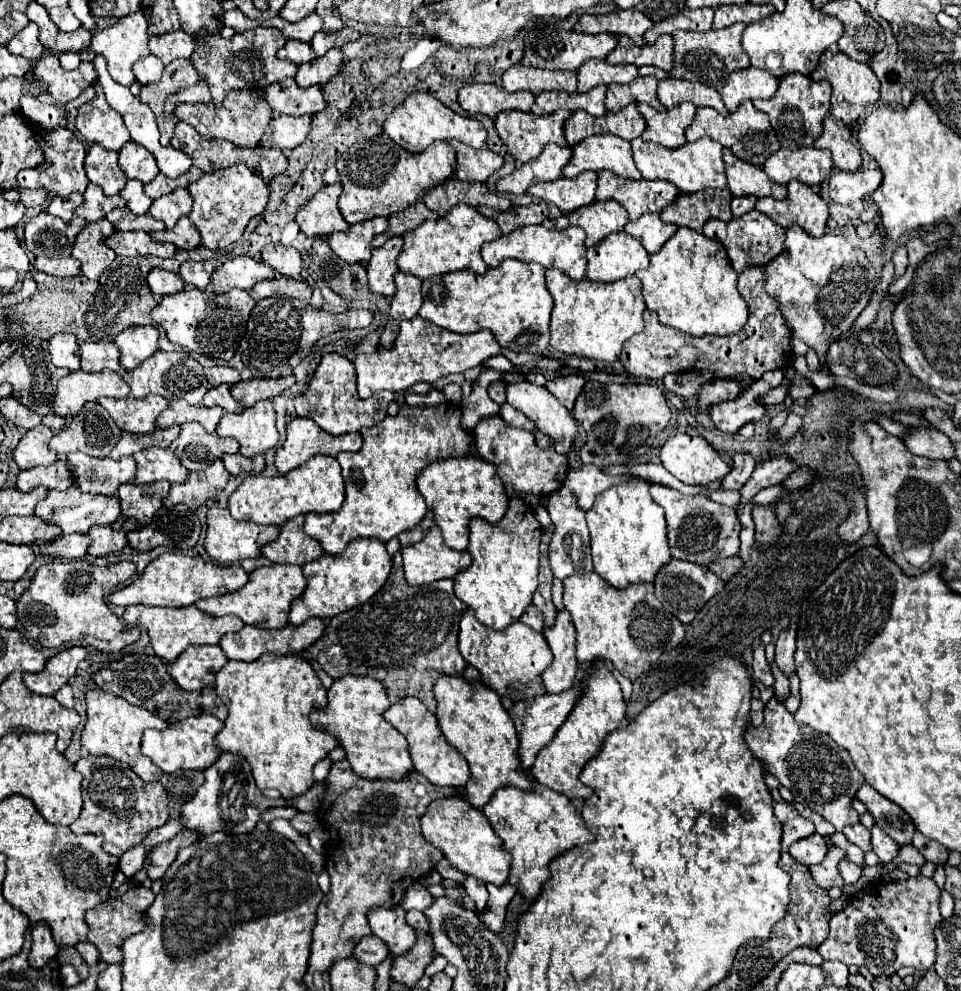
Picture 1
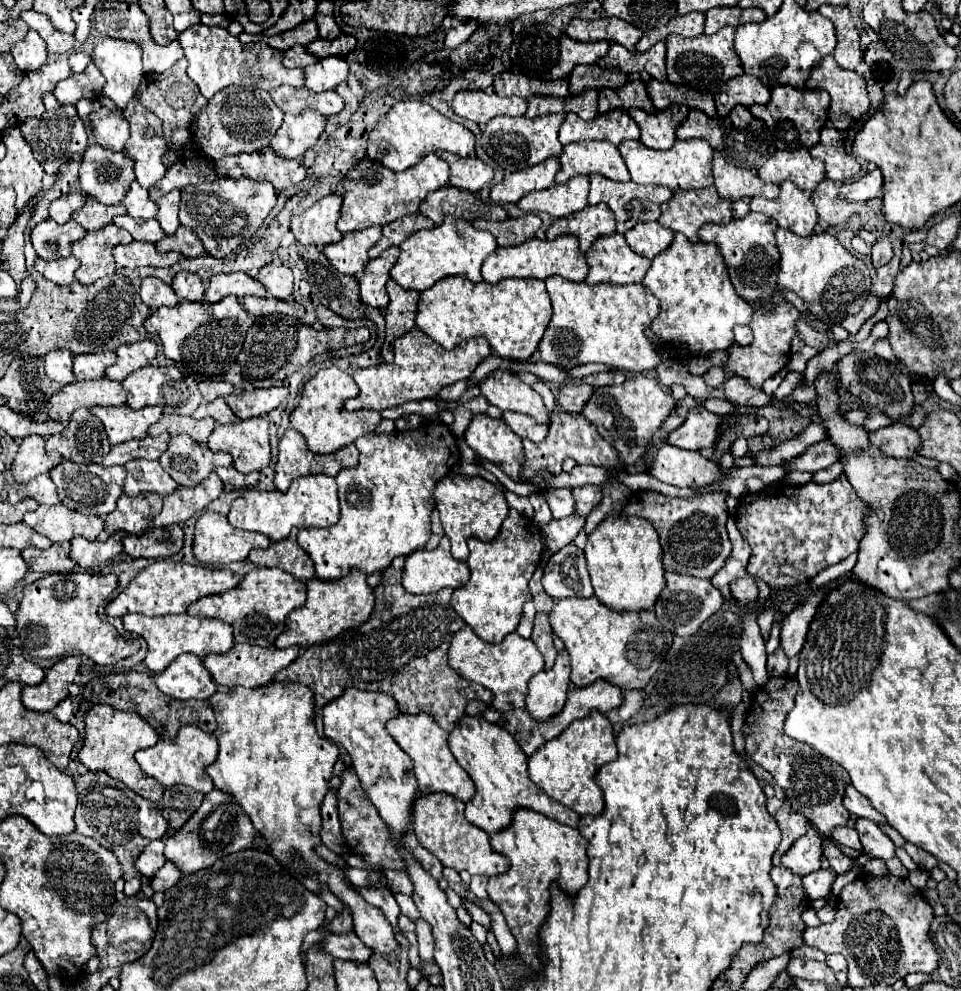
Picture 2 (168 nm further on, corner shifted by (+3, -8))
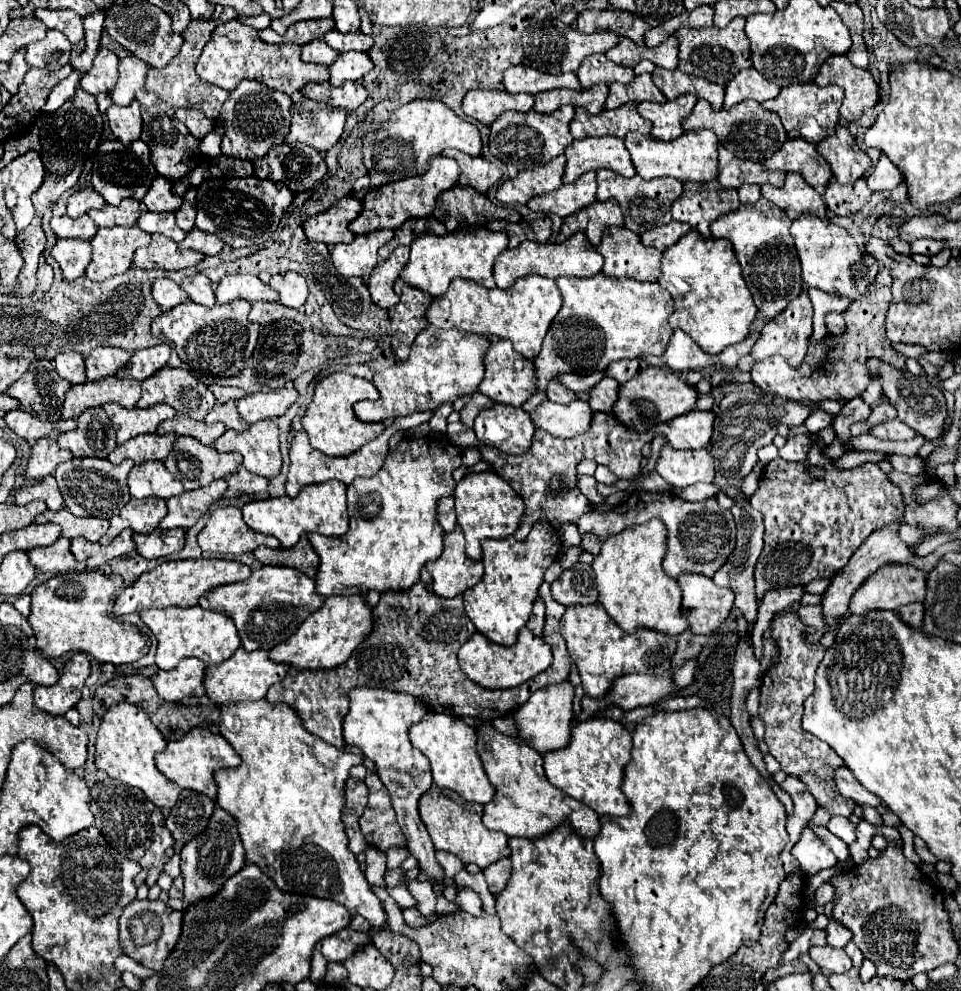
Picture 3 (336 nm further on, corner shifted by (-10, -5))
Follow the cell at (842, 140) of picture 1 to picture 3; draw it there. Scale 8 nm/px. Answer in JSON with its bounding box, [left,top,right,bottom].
[817,127,871,183]

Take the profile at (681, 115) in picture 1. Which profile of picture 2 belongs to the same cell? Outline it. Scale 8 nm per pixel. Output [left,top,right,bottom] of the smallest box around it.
[628,104,688,150]

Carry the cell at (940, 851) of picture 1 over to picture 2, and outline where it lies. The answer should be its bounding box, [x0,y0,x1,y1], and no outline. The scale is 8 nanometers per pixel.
[904,842,938,870]

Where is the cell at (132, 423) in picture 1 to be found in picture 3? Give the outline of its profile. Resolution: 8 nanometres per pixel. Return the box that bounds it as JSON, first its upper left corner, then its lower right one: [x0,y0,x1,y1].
[103,403,175,443]

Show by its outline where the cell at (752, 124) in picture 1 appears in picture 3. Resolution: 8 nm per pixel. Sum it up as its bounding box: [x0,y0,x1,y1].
[683,99,787,161]

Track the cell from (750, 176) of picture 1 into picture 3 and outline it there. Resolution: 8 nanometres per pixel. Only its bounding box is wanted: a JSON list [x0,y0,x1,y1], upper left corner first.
[719,145,767,189]

